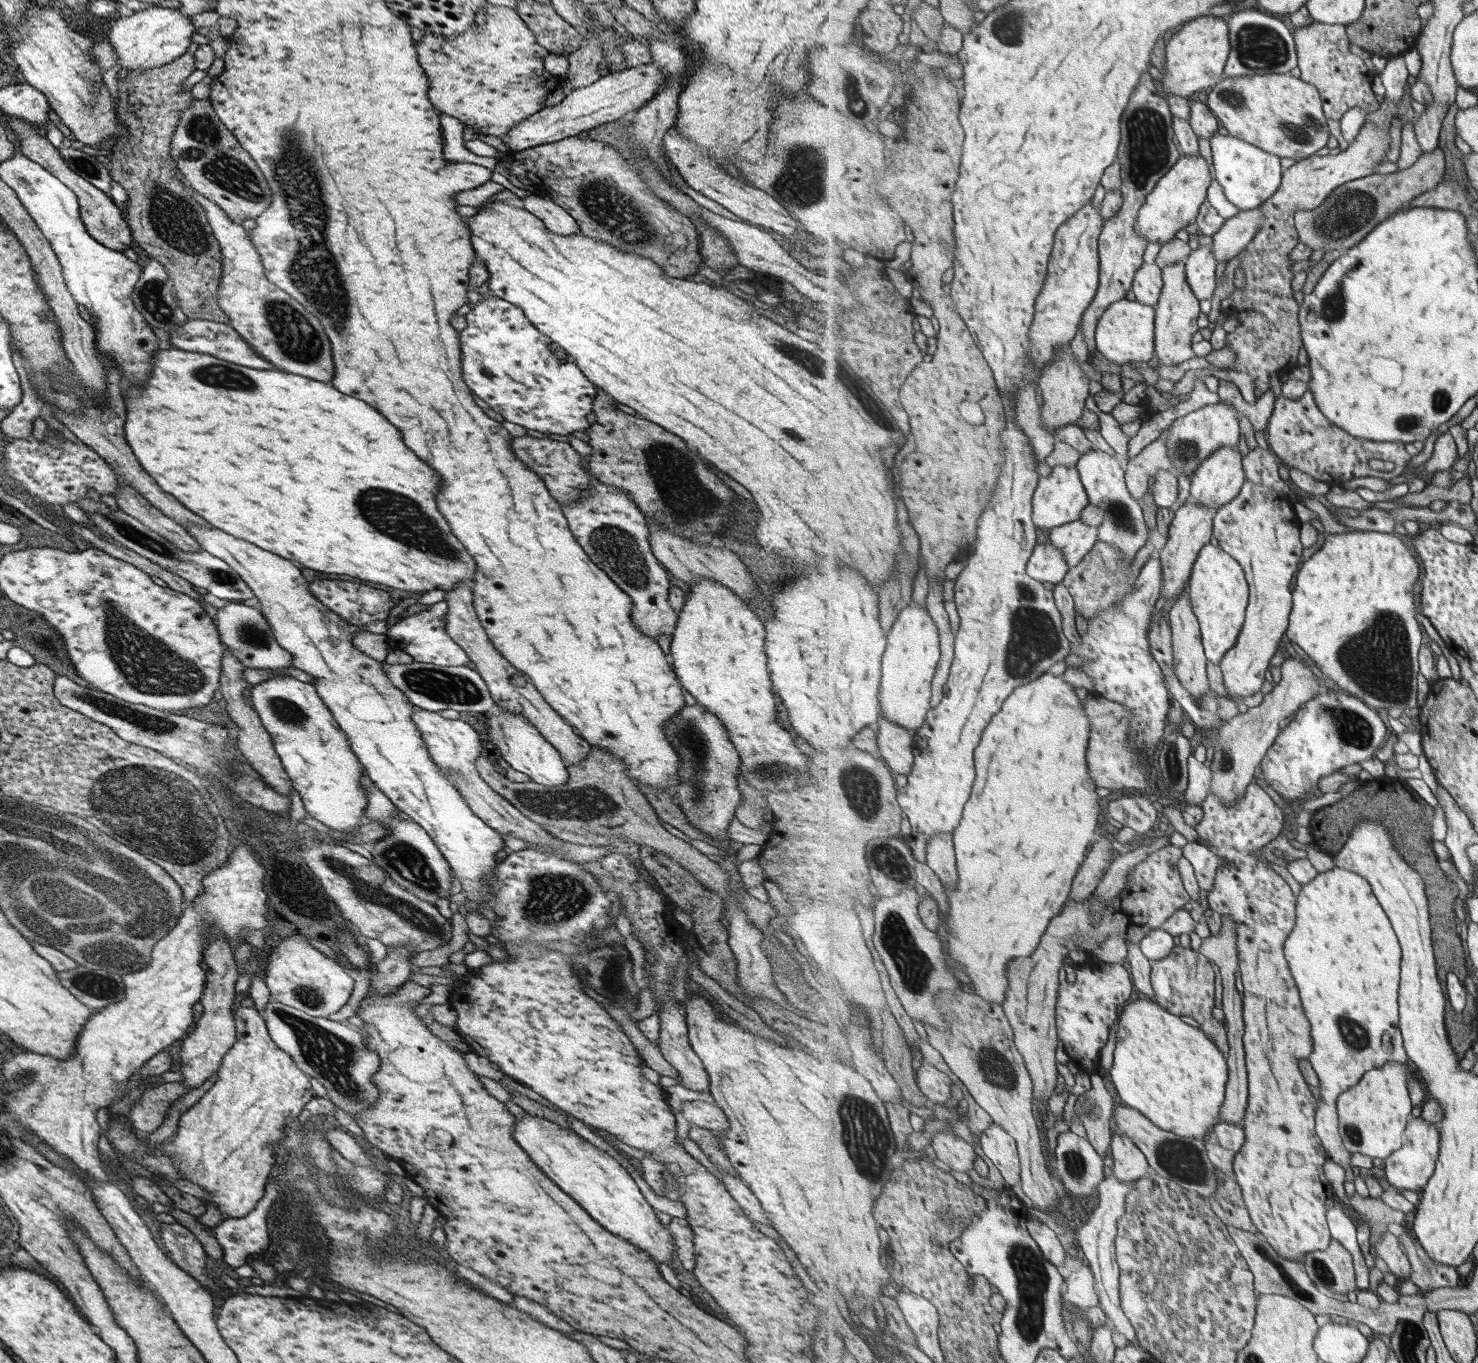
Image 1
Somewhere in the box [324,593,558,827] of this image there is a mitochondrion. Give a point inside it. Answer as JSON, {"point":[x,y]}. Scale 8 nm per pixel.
{"point":[441,686]}

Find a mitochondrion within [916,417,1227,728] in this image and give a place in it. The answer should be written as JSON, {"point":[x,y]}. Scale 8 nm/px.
{"point":[1036,637]}

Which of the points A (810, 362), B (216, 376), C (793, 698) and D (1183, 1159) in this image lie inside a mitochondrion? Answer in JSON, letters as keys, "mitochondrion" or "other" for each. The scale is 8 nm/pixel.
{"A":"mitochondrion","B":"mitochondrion","C":"other","D":"mitochondrion"}

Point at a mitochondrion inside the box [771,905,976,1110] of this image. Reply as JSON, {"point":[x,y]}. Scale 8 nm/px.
{"point":[914,967]}

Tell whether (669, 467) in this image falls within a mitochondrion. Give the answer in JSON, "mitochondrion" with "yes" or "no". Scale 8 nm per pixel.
{"mitochondrion":"yes"}

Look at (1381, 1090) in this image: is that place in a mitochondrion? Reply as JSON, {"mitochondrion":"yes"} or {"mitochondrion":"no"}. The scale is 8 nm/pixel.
{"mitochondrion":"no"}

